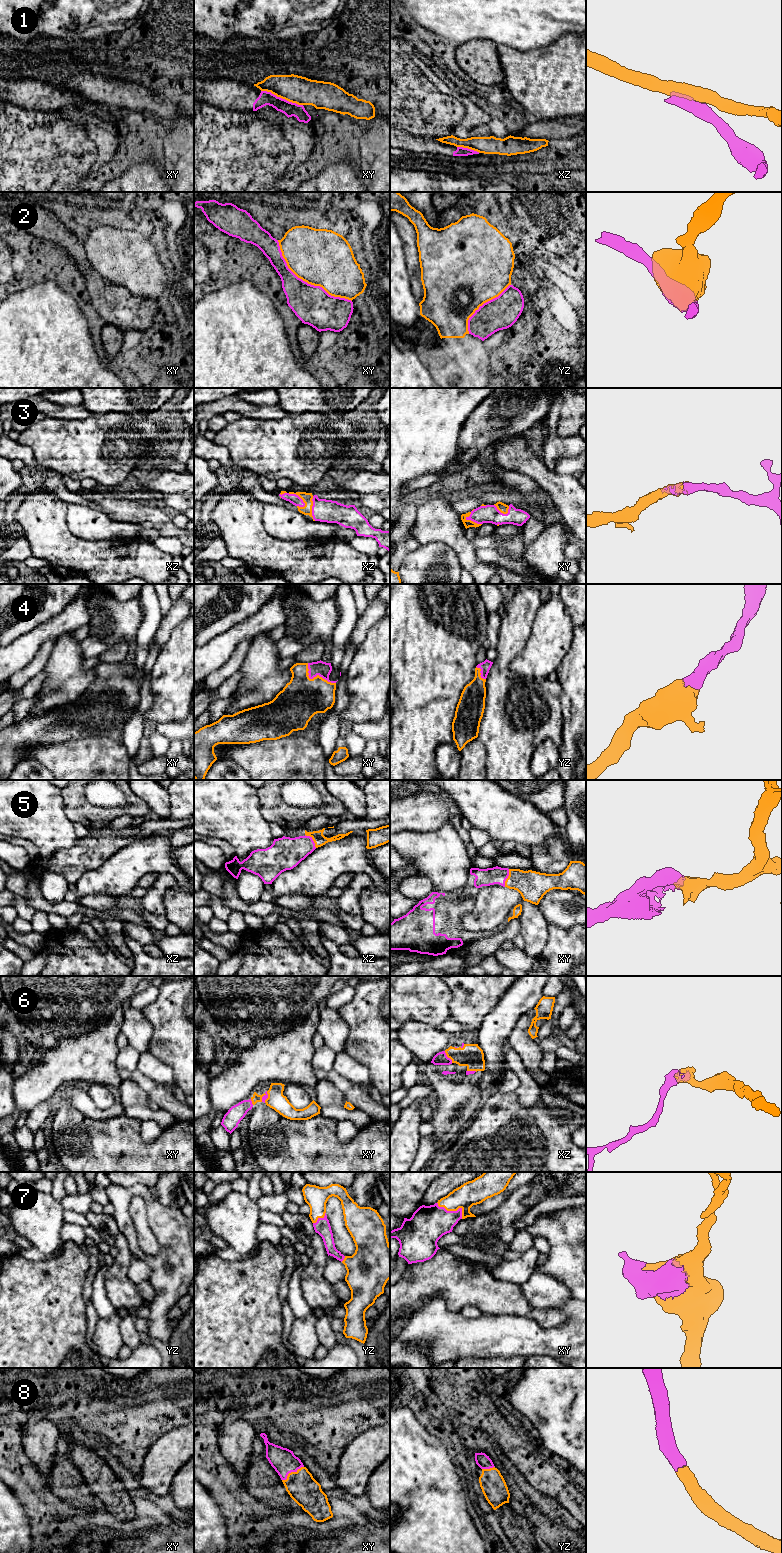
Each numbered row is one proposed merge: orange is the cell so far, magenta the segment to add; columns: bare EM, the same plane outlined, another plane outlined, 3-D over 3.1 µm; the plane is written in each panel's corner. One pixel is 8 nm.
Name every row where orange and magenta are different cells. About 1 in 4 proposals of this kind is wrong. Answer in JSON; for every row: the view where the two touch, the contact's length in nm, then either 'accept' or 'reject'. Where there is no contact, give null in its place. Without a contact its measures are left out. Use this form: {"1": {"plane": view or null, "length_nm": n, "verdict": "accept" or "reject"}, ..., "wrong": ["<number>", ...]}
{"1": {"plane": "xy", "length_nm": 360, "verdict": "reject"}, "2": {"plane": "xy", "length_nm": 800, "verdict": "reject"}, "3": {"plane": "xy", "length_nm": 150, "verdict": "accept"}, "4": {"plane": "xy", "length_nm": 280, "verdict": "accept"}, "5": {"plane": "xy", "length_nm": 150, "verdict": "accept"}, "6": {"plane": "xz", "length_nm": 120, "verdict": "accept"}, "7": {"plane": "xy", "length_nm": 240, "verdict": "accept"}, "8": {"plane": "xy", "length_nm": 200, "verdict": "accept"}, "wrong": ["1", "2"]}

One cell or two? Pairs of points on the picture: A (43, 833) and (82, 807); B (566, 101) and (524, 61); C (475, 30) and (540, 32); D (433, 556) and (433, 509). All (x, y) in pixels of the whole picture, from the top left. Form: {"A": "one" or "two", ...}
{"A": "two", "B": "one", "C": "one", "D": "two"}

